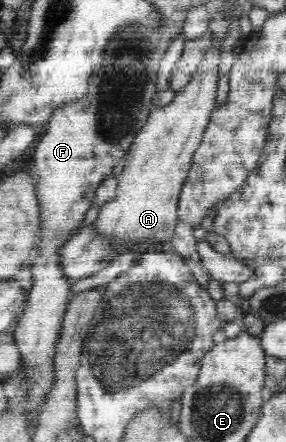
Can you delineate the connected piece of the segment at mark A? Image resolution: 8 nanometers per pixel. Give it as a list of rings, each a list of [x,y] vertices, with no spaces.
[[[209,45],[197,70],[186,85],[176,92],[175,99],[166,107],[155,107],[150,113],[140,133],[137,133],[132,148],[126,153],[123,173],[117,178],[115,199],[100,207],[92,223],[99,238],[109,238],[117,244],[169,244],[169,239],[176,232],[181,188],[215,109],[219,57],[221,47]]]

